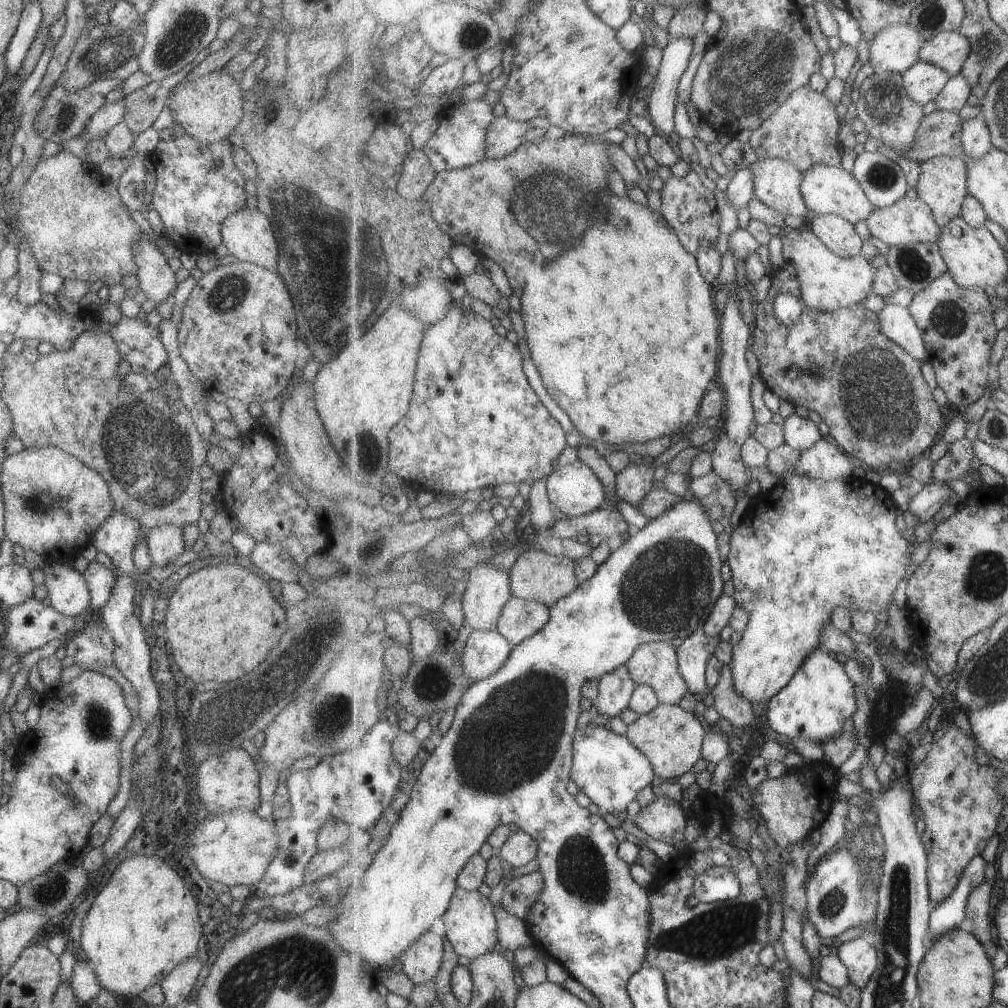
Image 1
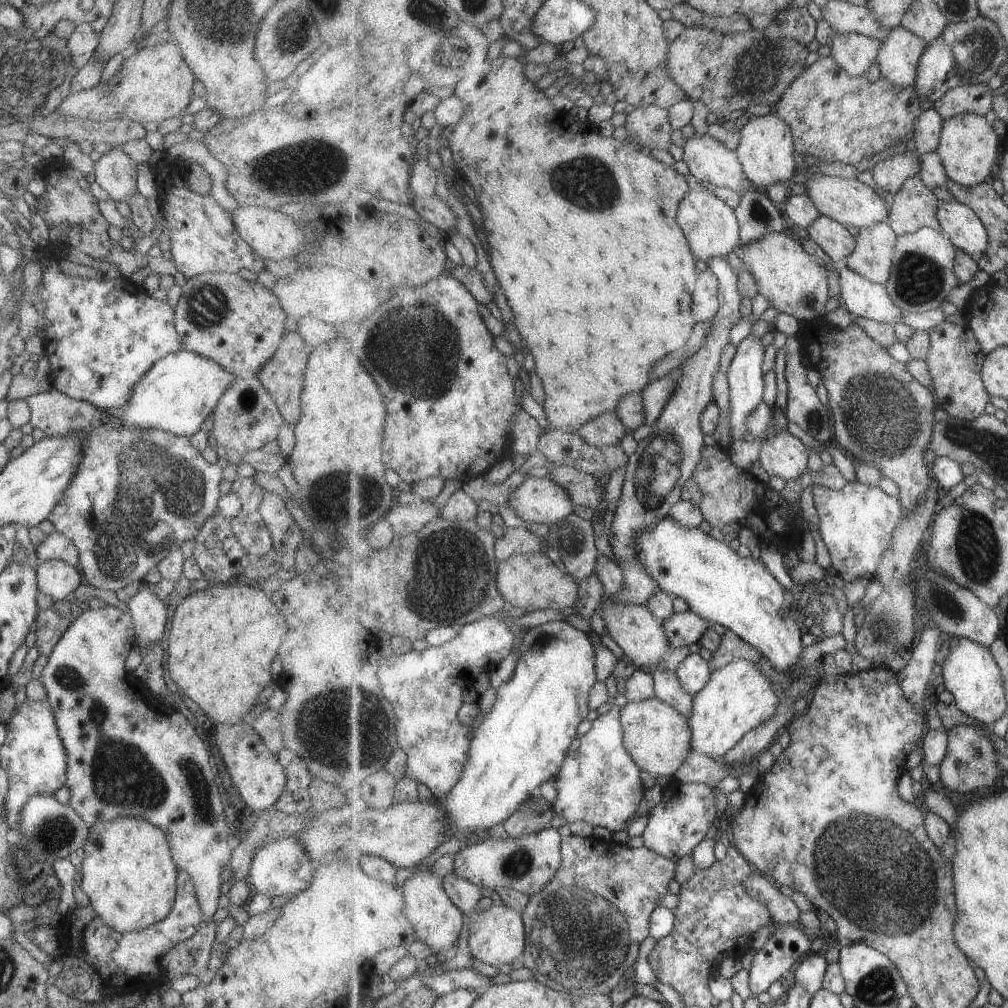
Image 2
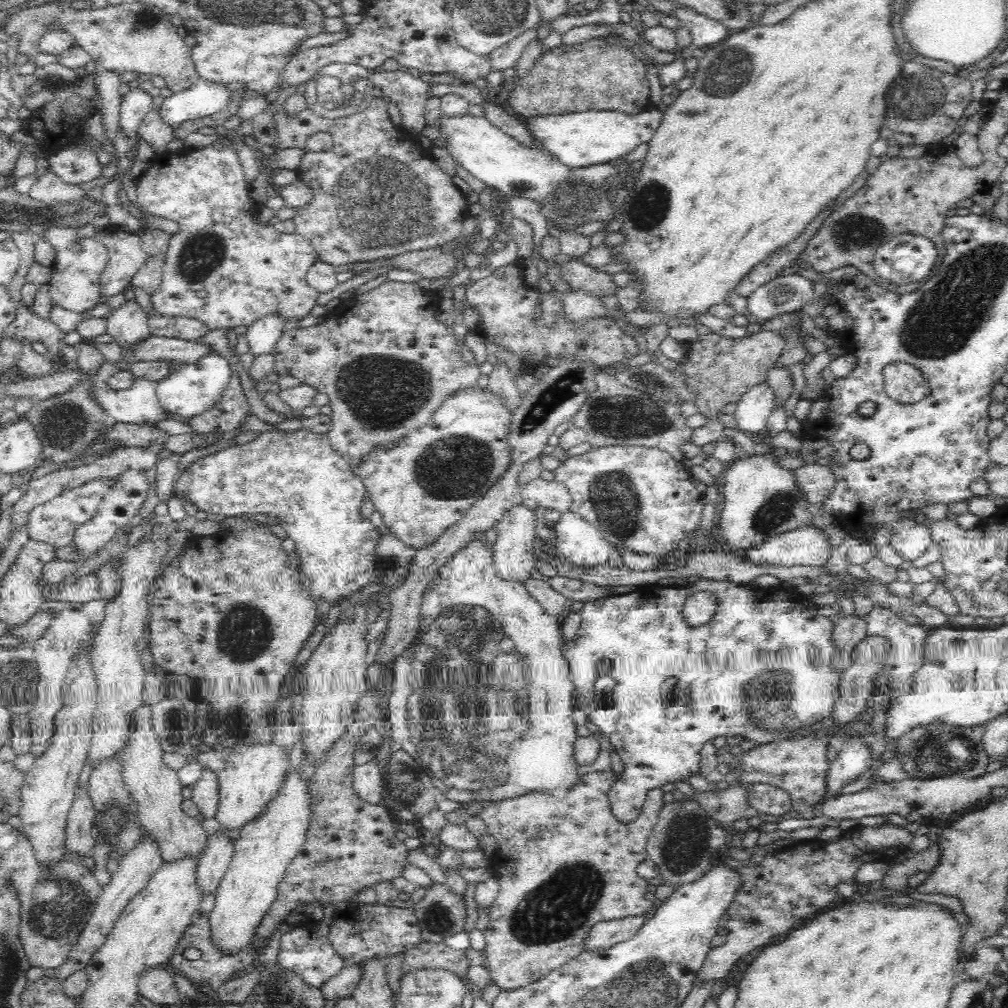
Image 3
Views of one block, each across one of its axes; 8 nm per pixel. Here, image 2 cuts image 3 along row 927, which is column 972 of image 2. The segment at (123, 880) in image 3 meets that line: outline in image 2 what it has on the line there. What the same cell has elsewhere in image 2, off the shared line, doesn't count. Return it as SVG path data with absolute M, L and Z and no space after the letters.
M987 84L955 86L934 104L937 112L946 118L959 114L987 114L994 106L993 92Z

